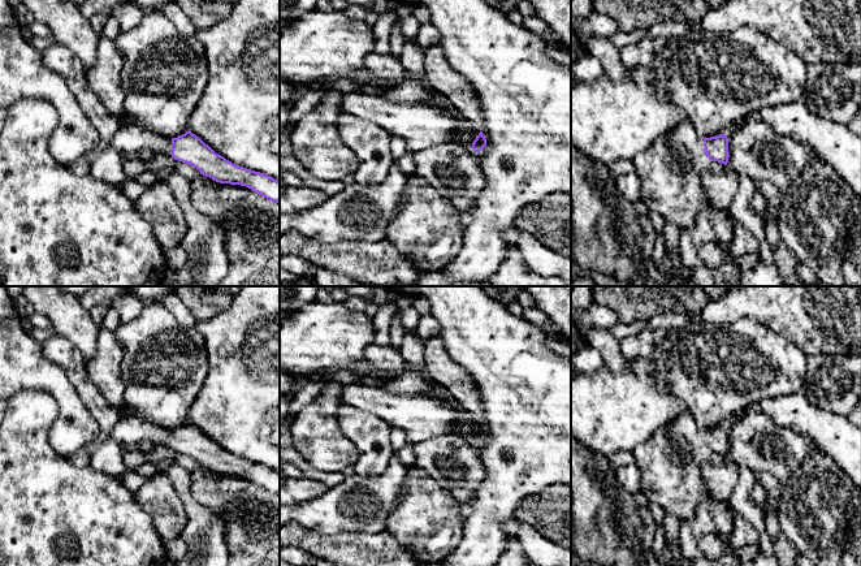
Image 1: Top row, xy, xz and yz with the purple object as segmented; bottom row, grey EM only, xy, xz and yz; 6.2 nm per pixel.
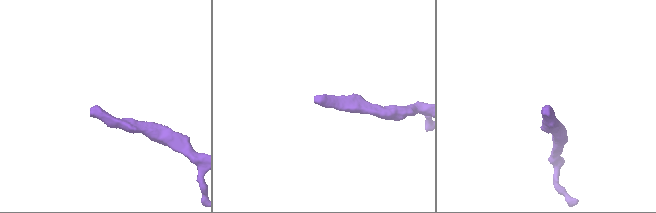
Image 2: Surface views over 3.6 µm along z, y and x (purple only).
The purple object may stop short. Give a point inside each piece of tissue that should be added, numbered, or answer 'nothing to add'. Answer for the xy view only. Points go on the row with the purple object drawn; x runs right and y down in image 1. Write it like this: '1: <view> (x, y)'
1: xy (129, 138)

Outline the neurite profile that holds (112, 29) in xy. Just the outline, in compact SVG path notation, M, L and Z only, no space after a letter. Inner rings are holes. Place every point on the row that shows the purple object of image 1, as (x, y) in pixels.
M109 16L107 23L103 27L101 35L116 42L116 39L120 36L120 34L121 34L120 22L113 16Z

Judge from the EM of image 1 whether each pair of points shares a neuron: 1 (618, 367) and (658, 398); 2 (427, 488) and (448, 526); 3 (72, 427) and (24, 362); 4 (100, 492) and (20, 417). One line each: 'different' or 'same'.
1: different
2: same
3: same
4: same

